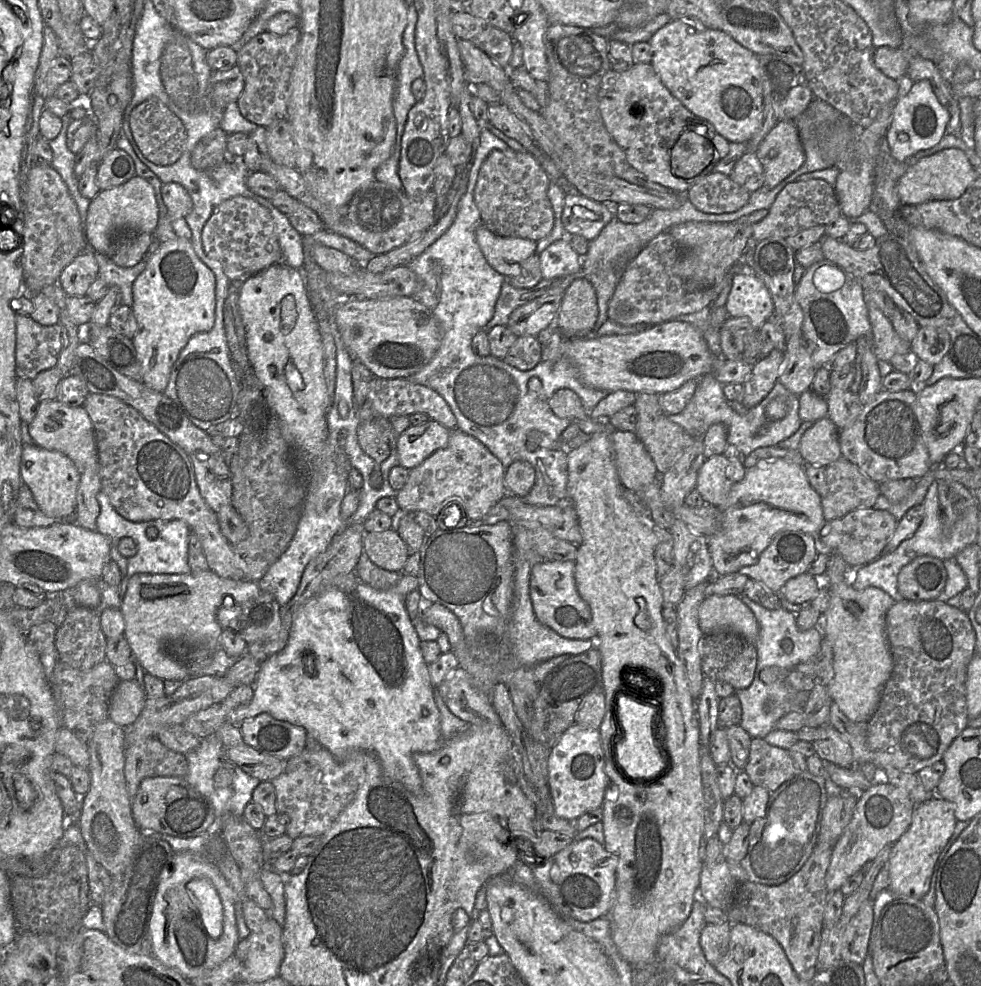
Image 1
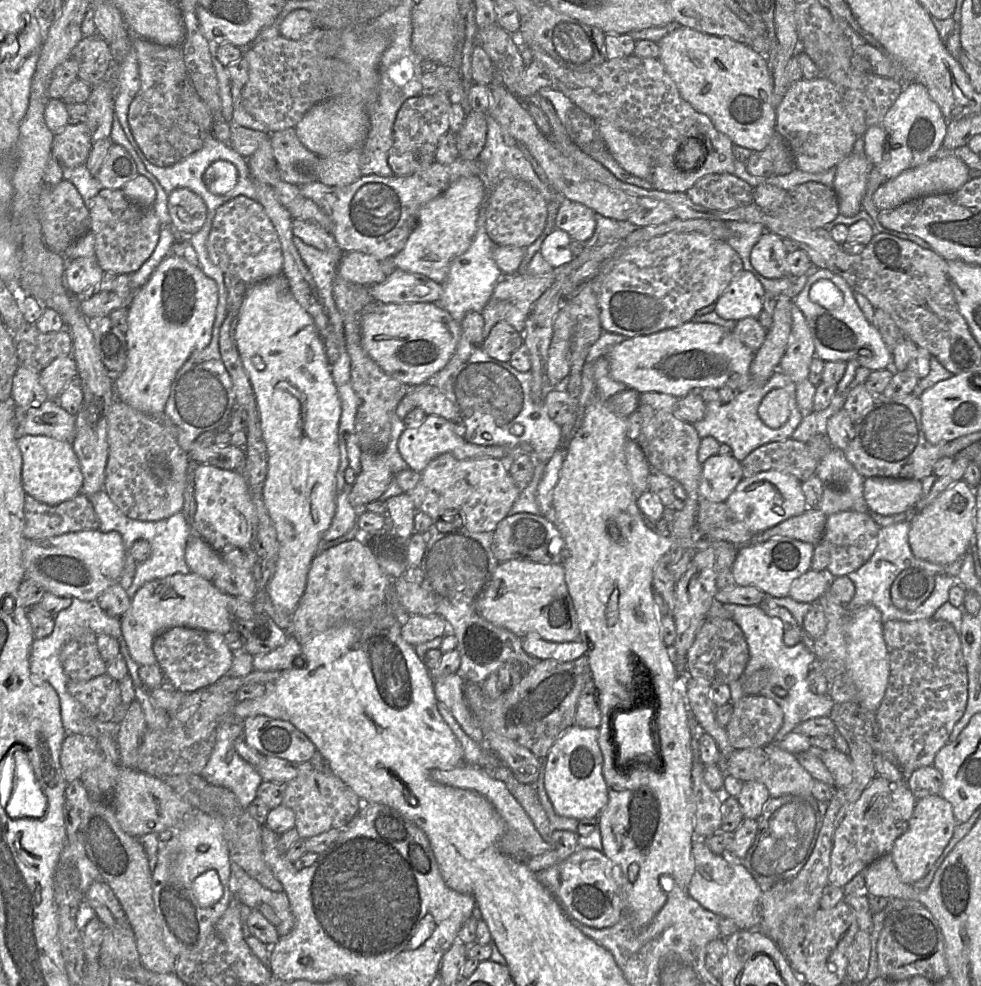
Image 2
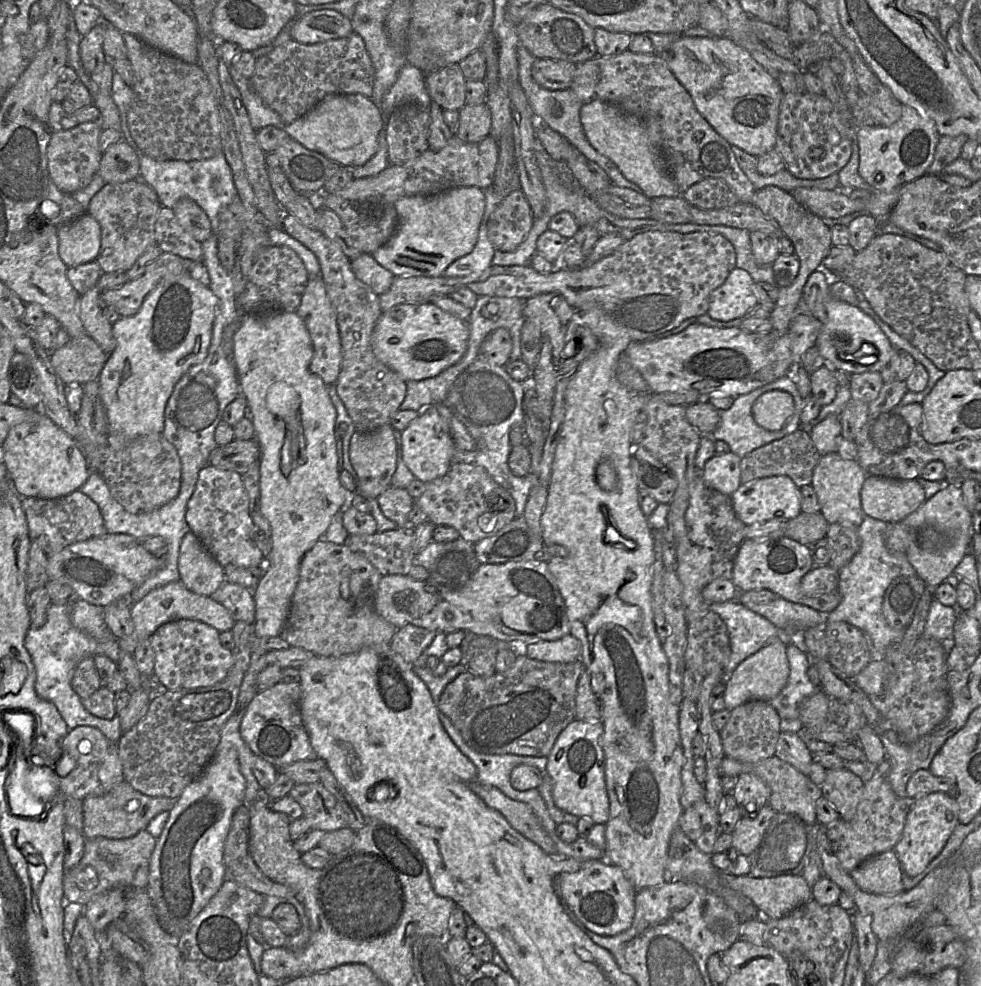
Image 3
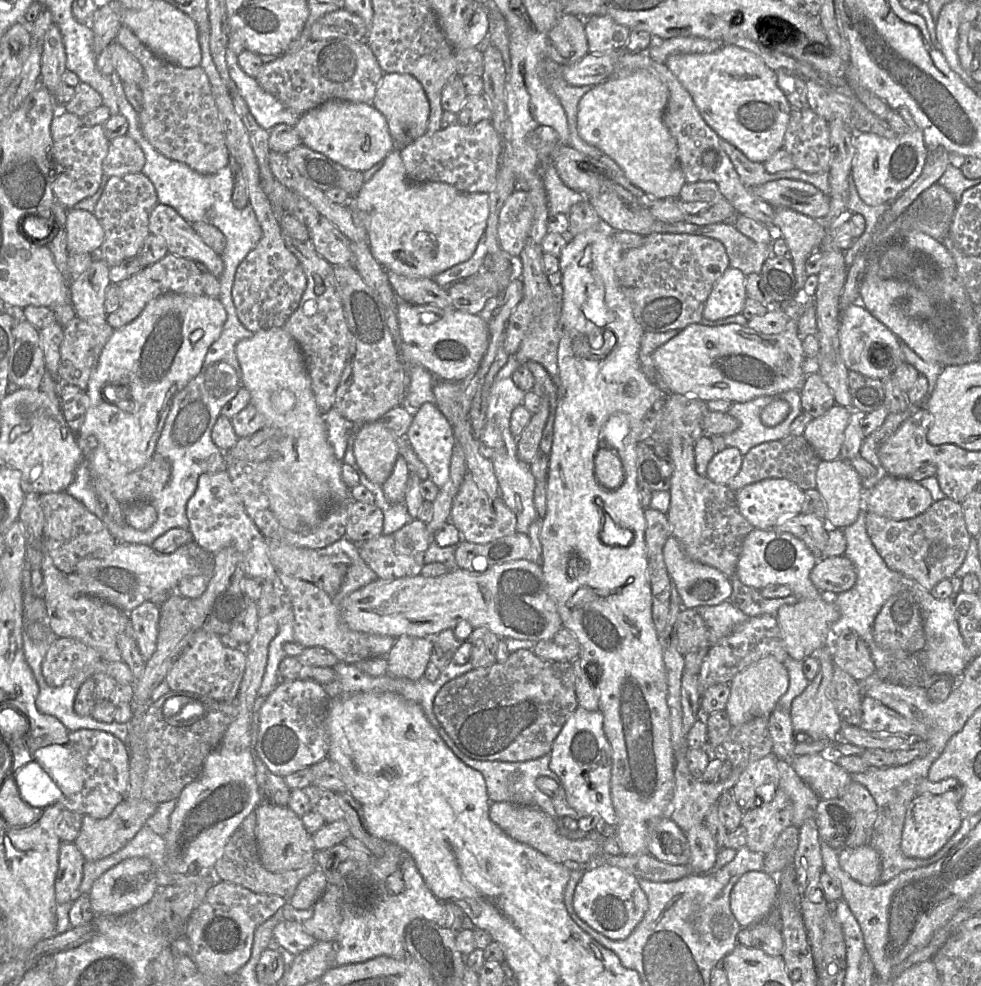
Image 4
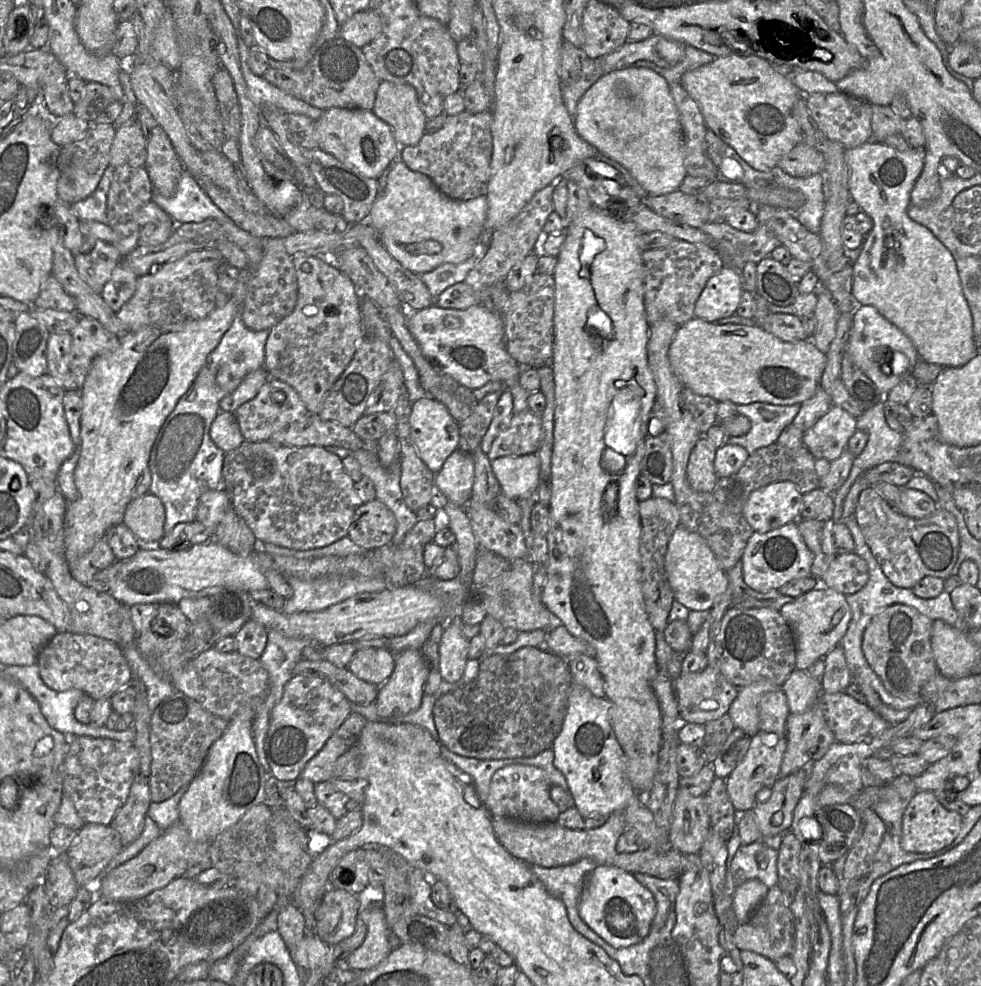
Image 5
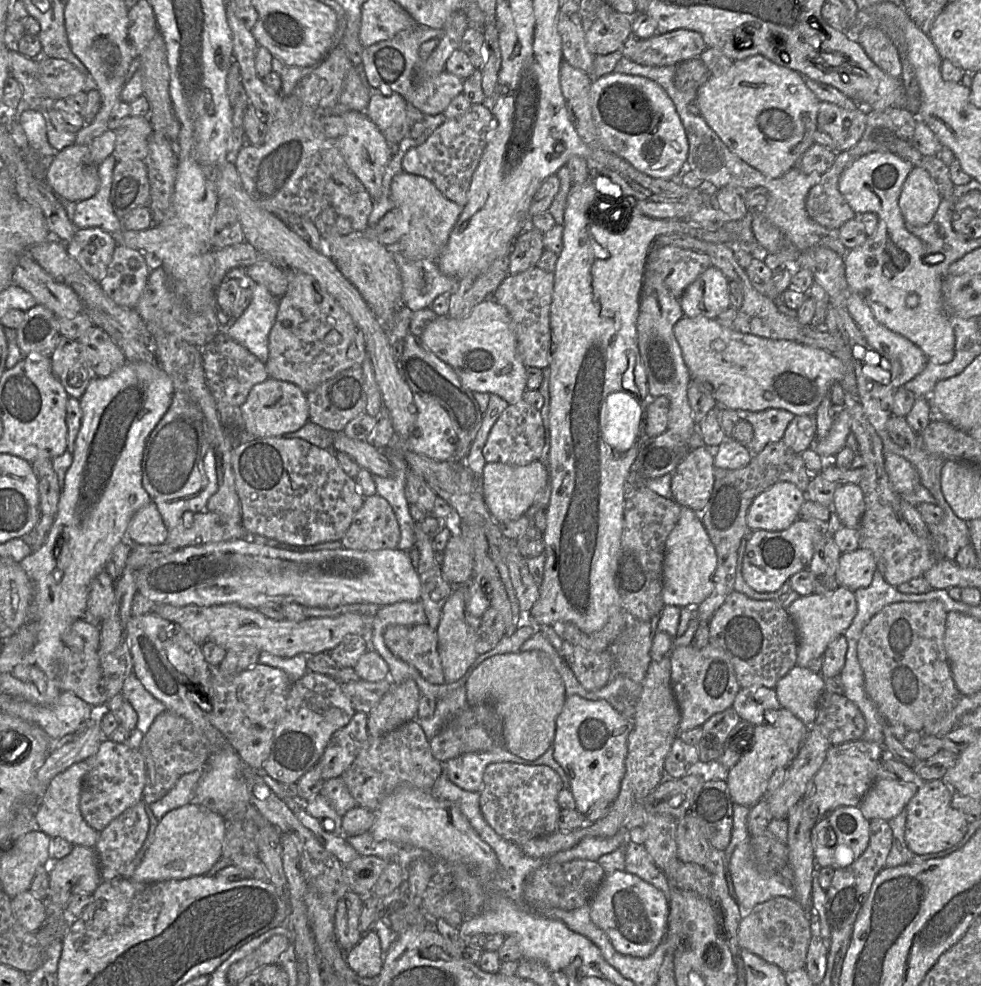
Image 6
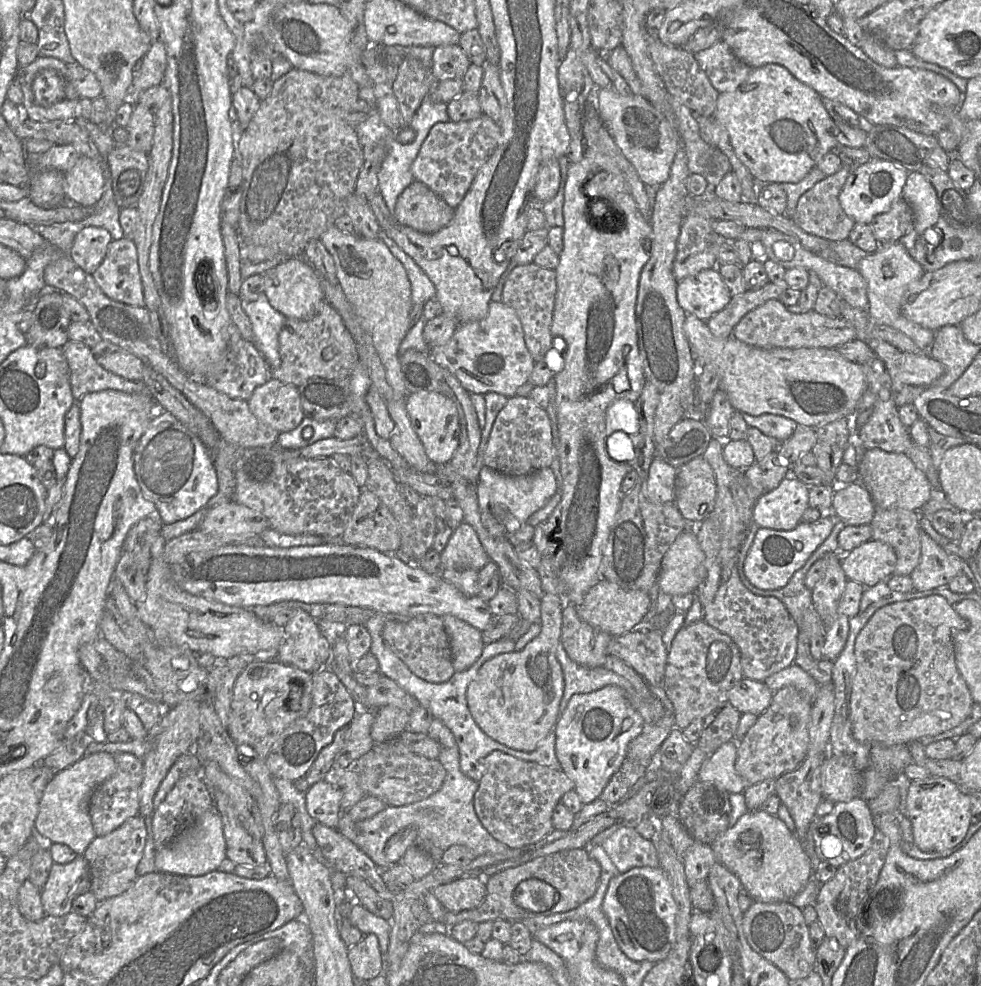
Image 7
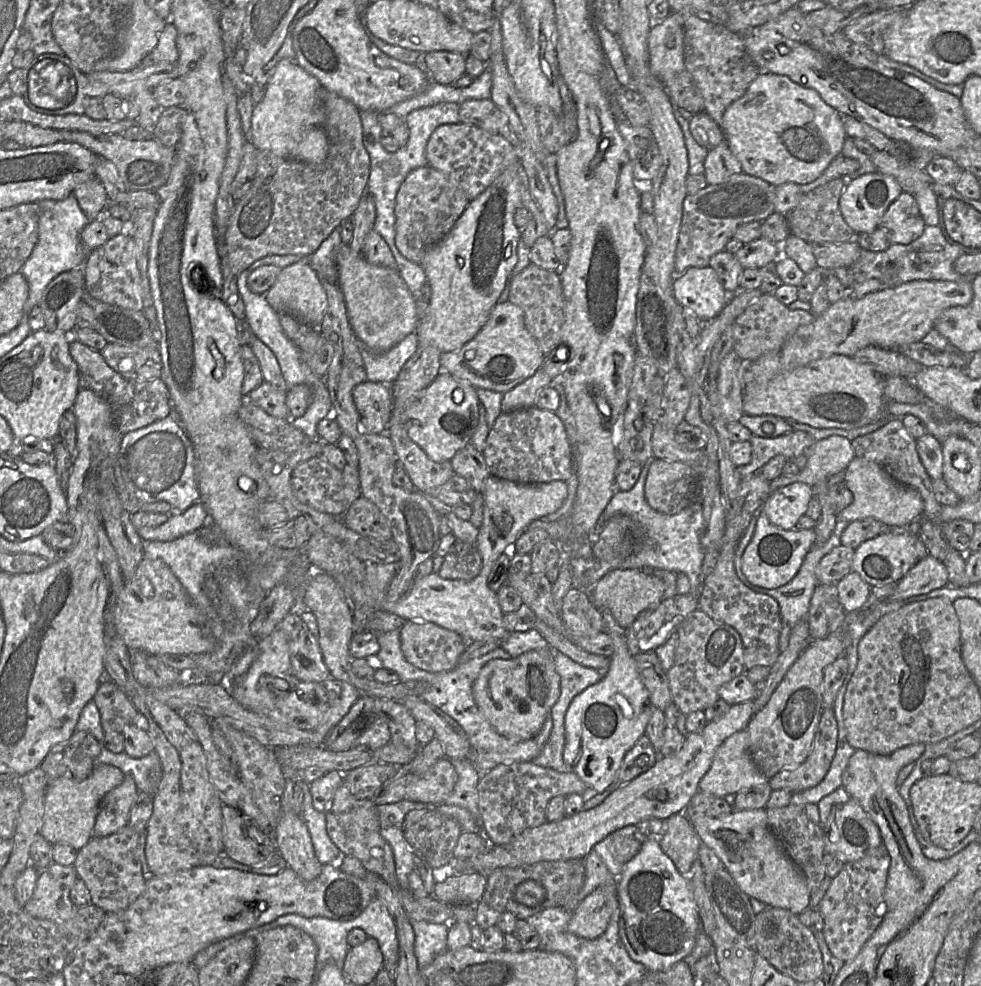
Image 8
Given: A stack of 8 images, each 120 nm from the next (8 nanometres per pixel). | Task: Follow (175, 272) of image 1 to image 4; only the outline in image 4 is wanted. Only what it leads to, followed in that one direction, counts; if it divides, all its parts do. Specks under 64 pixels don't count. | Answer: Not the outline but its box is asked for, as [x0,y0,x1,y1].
[78,293,227,486]

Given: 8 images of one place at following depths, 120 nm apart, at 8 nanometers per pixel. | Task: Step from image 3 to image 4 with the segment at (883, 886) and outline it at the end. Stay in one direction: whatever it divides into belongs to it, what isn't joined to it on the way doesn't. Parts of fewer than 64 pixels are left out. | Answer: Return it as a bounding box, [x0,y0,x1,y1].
[839,846,882,886]

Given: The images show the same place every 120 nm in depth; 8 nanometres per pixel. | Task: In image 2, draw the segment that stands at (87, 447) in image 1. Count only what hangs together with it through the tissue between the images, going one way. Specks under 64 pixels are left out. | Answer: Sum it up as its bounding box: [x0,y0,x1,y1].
[17,399,75,441]

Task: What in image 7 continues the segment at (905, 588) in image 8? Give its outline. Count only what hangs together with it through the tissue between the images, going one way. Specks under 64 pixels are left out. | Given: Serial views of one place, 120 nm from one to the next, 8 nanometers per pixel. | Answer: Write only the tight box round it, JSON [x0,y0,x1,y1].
[910,531,962,591]

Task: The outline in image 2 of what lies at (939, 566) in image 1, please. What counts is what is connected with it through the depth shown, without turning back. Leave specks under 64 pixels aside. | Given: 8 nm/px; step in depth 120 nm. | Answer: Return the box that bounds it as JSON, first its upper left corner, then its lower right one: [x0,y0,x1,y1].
[890,568,935,612]

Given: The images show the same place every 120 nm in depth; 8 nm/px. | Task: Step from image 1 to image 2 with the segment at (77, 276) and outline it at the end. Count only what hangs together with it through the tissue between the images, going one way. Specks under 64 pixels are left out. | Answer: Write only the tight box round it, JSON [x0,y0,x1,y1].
[64,256,104,297]

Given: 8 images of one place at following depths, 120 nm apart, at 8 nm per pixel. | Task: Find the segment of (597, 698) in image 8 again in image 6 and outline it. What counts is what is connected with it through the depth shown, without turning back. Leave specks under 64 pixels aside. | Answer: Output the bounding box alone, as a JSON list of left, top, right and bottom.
[553,694,633,815]

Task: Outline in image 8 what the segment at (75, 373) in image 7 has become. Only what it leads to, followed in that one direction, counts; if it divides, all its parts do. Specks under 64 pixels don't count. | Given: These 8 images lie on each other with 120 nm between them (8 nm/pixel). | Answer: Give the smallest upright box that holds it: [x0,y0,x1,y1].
[69,340,171,436]

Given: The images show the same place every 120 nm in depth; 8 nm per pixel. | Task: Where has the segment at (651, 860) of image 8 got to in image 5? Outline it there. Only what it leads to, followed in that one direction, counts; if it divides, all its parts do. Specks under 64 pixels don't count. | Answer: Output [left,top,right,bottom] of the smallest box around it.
[578,865,656,948]

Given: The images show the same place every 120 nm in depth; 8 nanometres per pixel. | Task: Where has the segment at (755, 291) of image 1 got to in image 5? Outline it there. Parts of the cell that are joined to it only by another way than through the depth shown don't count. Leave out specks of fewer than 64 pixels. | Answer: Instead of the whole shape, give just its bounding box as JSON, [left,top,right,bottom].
[695,266,743,323]

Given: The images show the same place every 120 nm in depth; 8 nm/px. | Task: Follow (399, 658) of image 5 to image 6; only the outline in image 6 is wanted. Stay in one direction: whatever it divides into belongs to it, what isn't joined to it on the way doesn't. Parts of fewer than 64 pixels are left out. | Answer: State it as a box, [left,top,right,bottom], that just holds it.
[368,680,420,736]

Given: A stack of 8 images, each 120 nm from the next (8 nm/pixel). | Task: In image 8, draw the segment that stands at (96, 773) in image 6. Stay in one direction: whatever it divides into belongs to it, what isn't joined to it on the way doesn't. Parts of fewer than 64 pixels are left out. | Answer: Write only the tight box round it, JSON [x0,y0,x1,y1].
[93,776,138,838]

